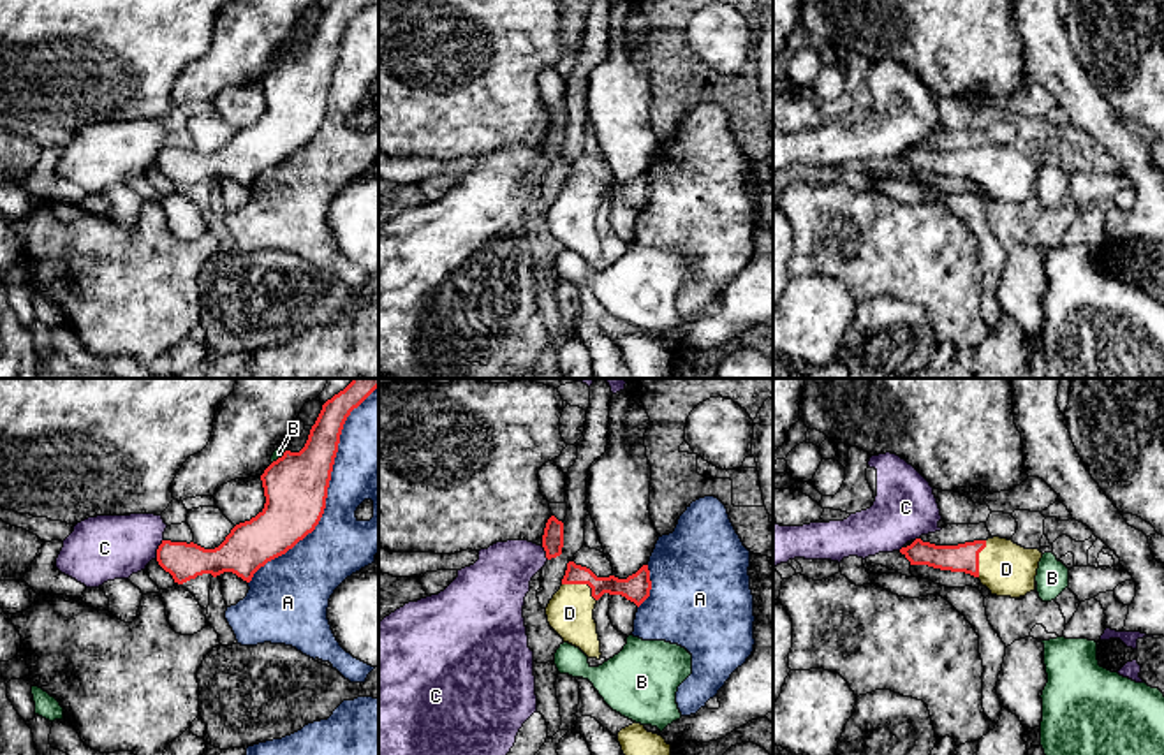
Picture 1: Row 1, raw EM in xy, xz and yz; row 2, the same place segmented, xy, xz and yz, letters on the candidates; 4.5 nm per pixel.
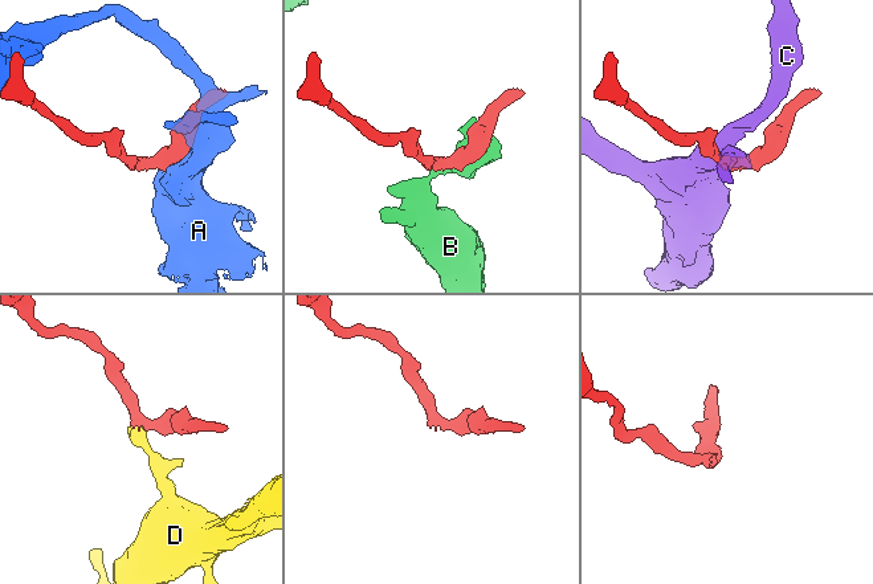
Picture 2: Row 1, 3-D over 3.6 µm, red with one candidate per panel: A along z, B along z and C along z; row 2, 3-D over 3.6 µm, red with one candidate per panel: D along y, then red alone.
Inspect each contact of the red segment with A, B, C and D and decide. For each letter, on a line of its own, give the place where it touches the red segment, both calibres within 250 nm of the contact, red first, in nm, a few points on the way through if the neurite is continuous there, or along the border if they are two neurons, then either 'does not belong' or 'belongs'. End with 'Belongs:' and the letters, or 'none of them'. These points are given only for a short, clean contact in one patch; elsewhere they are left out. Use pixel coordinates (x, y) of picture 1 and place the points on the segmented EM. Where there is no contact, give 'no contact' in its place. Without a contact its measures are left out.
A: xy (326, 491) | 280/340 nm | does not belong
B: xy (279, 458) | 280/50 nm | does not belong
C: xy (159, 548) | 170/300 nm | does not belong
D: xz (583, 583) | 130/220 nm | across xz (636, 588), (583, 583), (569, 613) | belongs
Belongs: D

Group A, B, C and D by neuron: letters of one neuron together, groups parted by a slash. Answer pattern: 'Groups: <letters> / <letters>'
Groups: A / B / C / D

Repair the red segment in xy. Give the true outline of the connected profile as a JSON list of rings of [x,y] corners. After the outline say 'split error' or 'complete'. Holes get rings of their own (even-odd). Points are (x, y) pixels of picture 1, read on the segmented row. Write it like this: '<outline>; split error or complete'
[[[352,378],[328,399],[299,452],[285,451],[261,475],[266,503],[250,521],[236,524],[215,549],[194,542],[162,540],[158,565],[183,584],[203,574],[232,572],[250,583],[268,561],[285,554],[319,524],[340,435],[350,412],[375,389],[379,378]]]; complete

